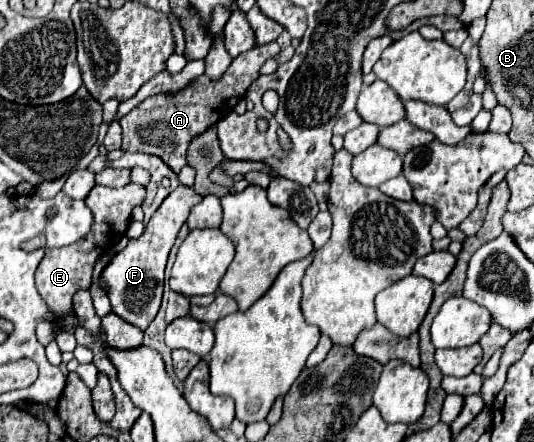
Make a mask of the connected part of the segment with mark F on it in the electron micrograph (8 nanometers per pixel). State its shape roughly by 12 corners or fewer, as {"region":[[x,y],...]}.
{"region":[[178,186],[144,234],[112,258],[102,276],[110,304],[146,330],[156,318],[164,266],[192,206]]}

